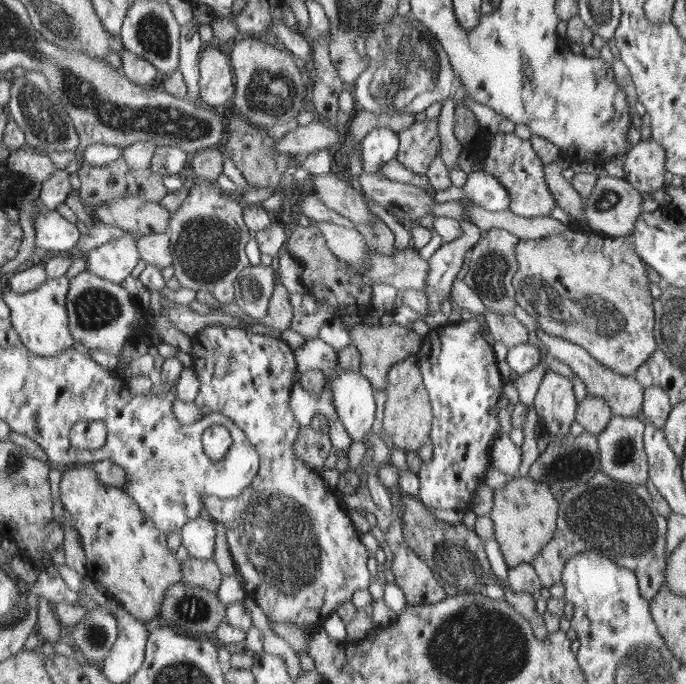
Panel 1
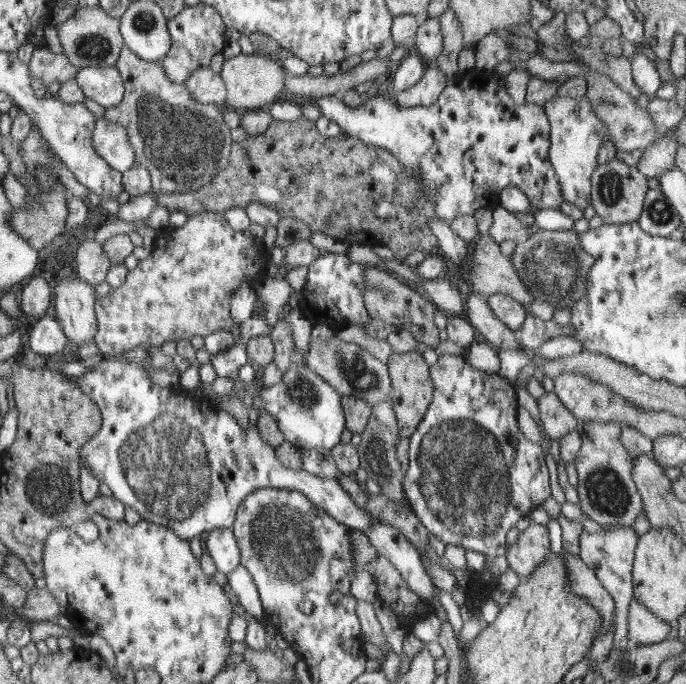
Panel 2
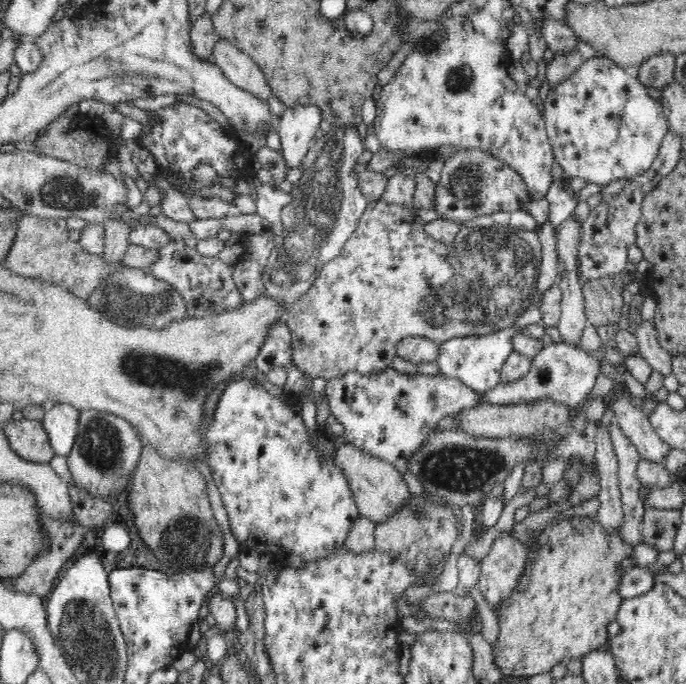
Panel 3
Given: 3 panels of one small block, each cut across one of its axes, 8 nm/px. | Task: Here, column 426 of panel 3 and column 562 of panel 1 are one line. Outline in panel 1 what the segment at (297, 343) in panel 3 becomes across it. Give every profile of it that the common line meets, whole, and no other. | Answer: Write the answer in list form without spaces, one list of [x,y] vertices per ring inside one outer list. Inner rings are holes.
[[[569,225],[565,232],[549,234],[542,239],[520,239],[515,246],[519,265],[514,280],[516,303],[534,317],[540,329],[548,335],[579,345],[616,374],[635,377],[638,369],[647,363],[658,348],[646,266],[636,251],[634,240],[626,243],[623,237],[609,237],[596,231],[585,235],[578,225]]]

